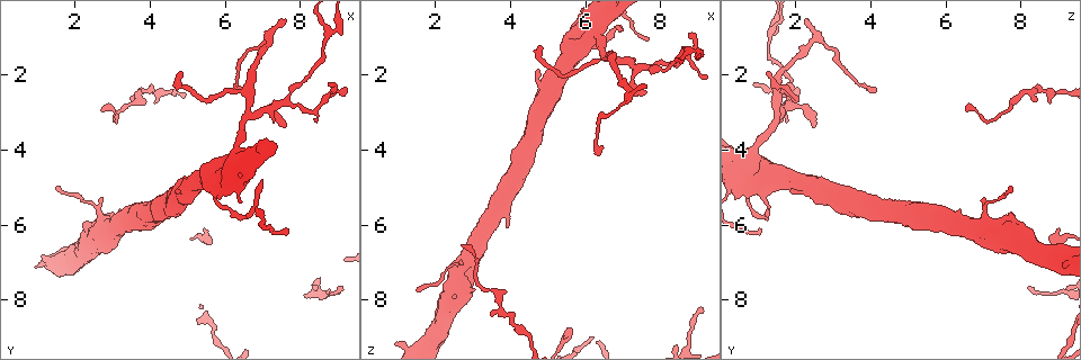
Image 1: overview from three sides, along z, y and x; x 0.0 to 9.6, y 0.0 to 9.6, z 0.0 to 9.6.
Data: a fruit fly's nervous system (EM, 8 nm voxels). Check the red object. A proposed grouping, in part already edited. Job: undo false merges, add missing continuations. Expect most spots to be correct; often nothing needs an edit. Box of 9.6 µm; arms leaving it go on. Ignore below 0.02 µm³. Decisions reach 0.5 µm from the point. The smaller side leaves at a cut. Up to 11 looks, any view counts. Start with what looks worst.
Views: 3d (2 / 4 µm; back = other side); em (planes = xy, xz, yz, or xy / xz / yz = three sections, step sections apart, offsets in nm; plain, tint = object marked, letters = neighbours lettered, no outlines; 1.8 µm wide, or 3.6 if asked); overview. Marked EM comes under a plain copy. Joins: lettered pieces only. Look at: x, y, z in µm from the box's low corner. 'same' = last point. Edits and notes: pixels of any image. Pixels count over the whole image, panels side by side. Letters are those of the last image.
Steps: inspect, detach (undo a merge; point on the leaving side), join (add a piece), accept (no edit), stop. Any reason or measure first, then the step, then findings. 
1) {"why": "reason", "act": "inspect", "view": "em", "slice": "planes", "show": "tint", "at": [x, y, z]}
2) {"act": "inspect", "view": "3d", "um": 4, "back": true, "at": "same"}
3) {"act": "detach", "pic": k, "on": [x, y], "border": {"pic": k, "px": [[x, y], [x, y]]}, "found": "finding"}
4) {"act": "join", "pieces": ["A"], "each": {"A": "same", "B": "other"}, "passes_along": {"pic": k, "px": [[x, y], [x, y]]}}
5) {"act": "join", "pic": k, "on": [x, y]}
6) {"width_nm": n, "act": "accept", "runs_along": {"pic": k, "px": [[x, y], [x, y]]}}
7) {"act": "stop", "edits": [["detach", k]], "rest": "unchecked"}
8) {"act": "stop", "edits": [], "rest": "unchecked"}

{"why": "closes a loop", "act": "inspect", "view": "em", "slice": "planes", "show": "letters", "at": [2.40, 6.55, 8.20]}

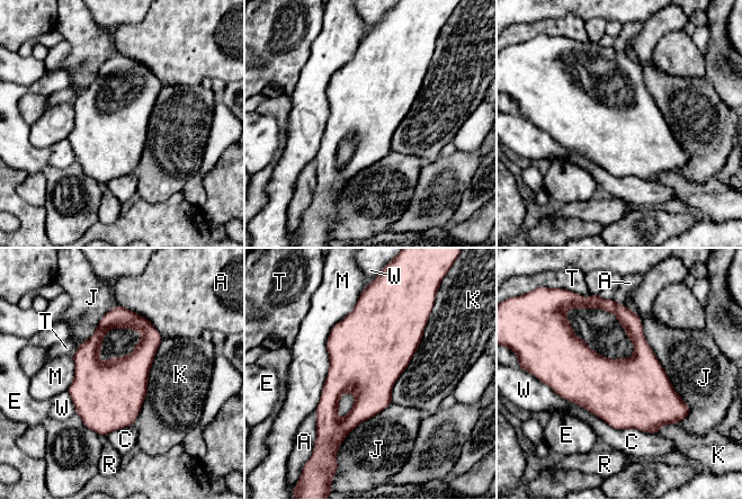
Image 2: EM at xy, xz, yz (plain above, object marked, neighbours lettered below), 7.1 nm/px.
{"act": "accept", "each": {"A": "other", "C": "other", "E": "other", "J": "other", "K": "other", "M": "other", "R": "other", "T": "other", "W": "other"}, "border": {"pic": 2, "px": [[163, 339], [132, 423]]}, "found": "continuous, no second neuron"}

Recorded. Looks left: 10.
{"why": "calibre changes", "act": "inspect", "view": "3d", "um": 4, "at": [5.70, 4.95, 0.95]}

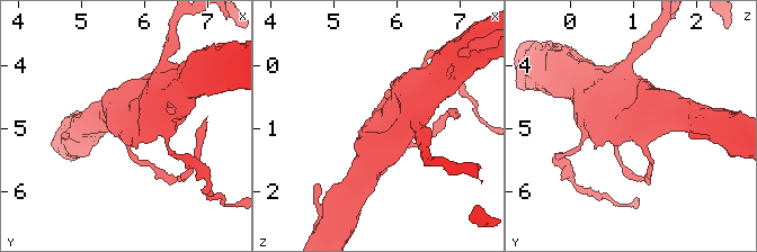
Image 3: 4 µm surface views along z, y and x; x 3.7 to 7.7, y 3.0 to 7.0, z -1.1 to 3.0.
{"act": "inspect", "view": "em", "um": 3.6, "slice": "yz", "step": 4, "show": "letters", "at": [5.70, 4.90, 1.00]}

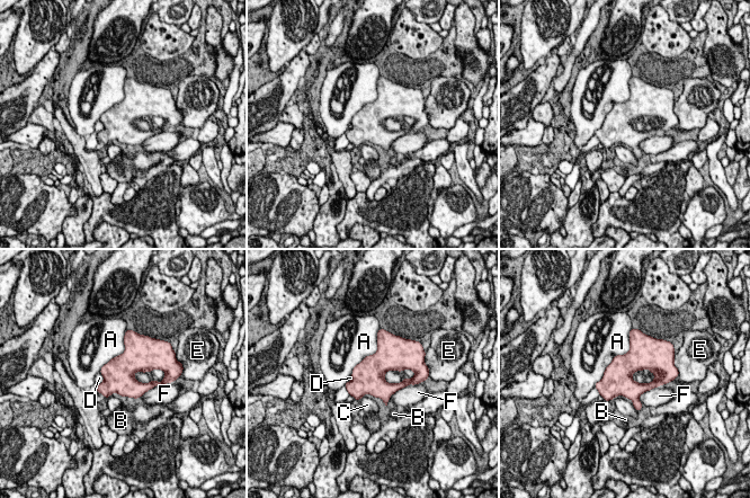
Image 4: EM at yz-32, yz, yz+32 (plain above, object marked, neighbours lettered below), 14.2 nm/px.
{"why": "another direction", "act": "inspect", "view": "em", "um": 3.6, "slice": "planes", "show": "letters", "at": "same"}

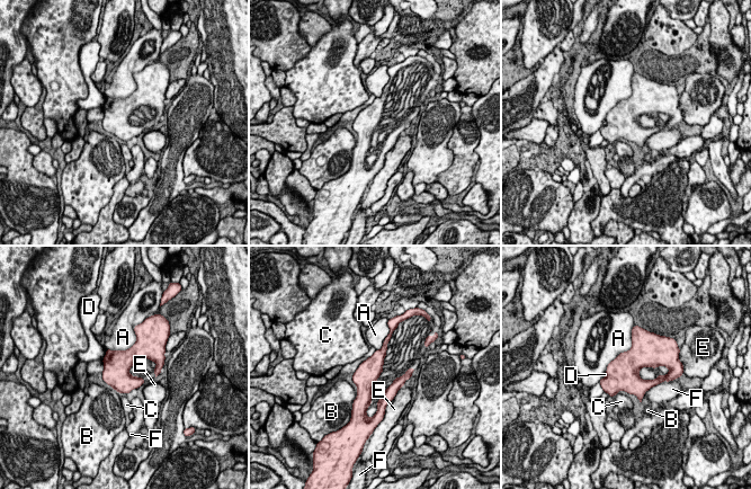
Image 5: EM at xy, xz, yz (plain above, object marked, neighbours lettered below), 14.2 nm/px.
{"width_nm": 320, "act": "accept", "each": {"A": "other", "B": "other", "C": "other", "D": "other", "E": "other", "F": "other"}, "border": {"pic": 5, "px": [[106, 349], [106, 354], [101, 359]]}, "found": "one neuron here"}

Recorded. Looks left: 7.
{"why": "abrupt turn", "act": "inspect", "view": "em", "um": 3.6, "slice": "yz", "step": 16, "show": "tint", "at": [6.60, 3.05, 1.55]}

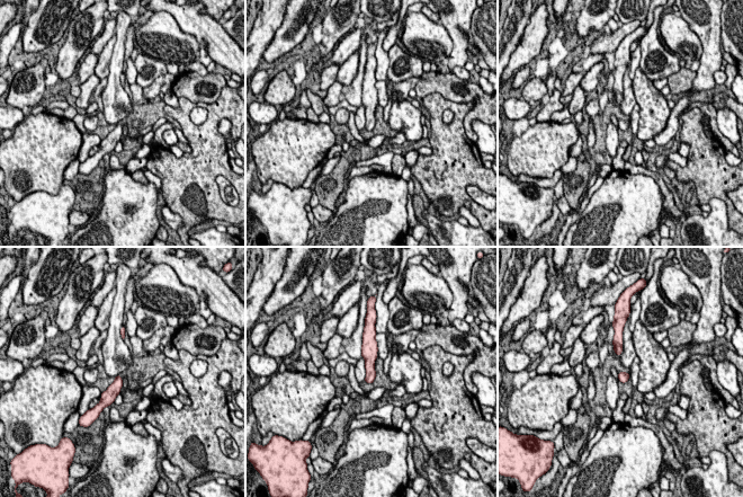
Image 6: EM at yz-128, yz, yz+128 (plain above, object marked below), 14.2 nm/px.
{"why": "another direction", "act": "inspect", "view": "em", "um": 3.6, "slice": "planes", "show": "letters", "at": "same"}

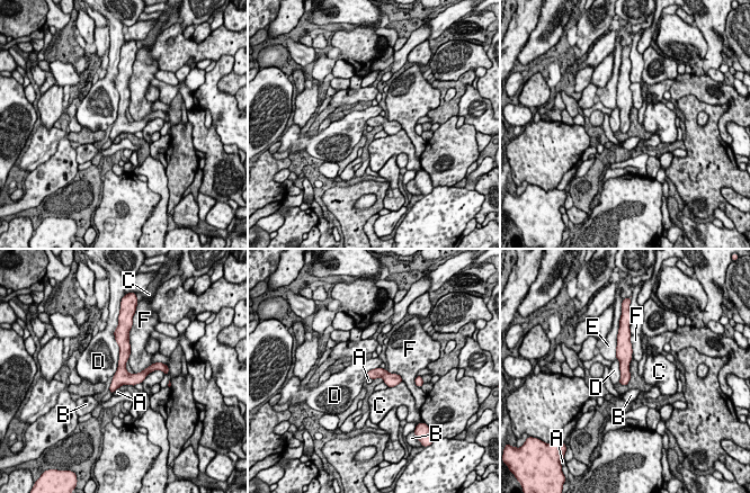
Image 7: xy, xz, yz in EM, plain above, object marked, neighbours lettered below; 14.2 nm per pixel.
{"act": "accept", "each": {"A": "other", "B": "other", "C": "other", "D": "other", "E": "other", "F": "other"}, "runs_along": {"pic": 7, "px": [[121, 342], [122, 376], [113, 387]]}, "found": "one neuron here"}

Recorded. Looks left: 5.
{"why": "long arm stops here", "act": "inspect", "view": "3d", "um": 4, "at": [4.90, 1.95, 1.30]}

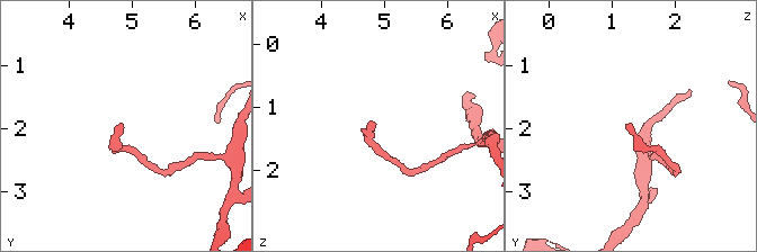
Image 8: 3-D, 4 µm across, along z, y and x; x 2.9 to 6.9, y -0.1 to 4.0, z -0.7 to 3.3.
{"act": "inspect", "view": "em", "slice": "planes", "show": "letters", "at": [4.85, 1.90, 1.25]}

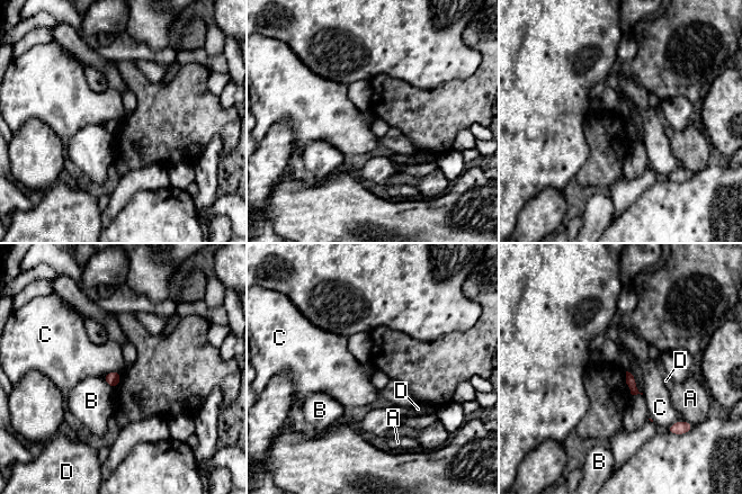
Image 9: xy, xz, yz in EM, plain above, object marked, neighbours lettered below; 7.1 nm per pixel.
{"width_nm": 70, "act": "accept", "each": {"A": "other", "B": "other", "C": "other", "D": "other"}, "border": {"pic": 9, "px": [[119, 370], [110, 370], [101, 377]]}, "found": "no lettered piece goes on from it"}

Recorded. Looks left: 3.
{"act": "stop", "edits": [], "rest": "unchecked"}

